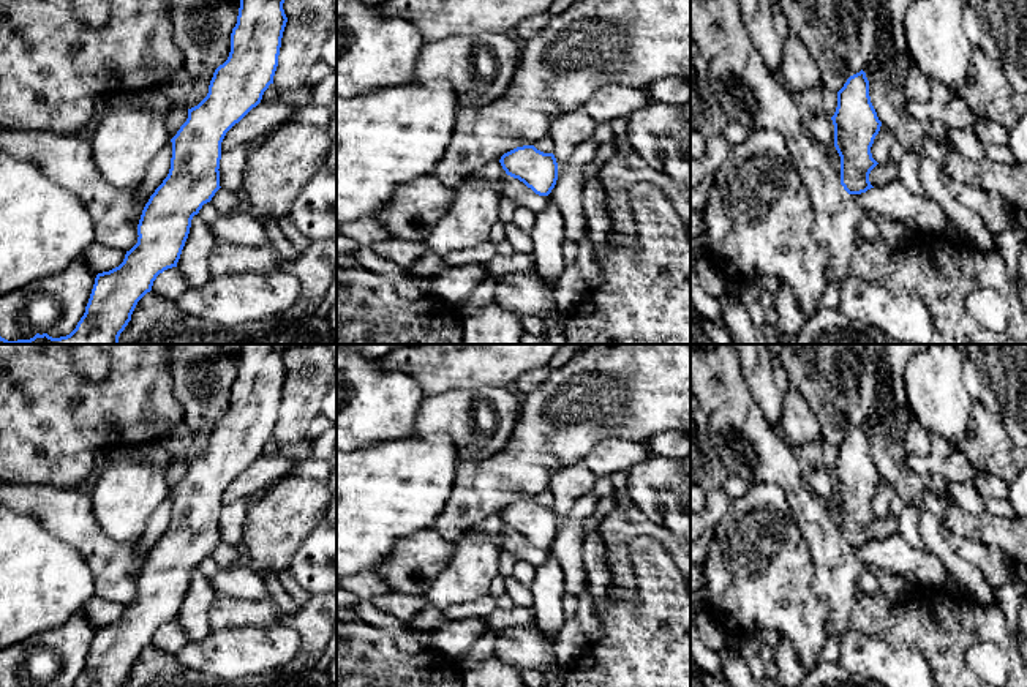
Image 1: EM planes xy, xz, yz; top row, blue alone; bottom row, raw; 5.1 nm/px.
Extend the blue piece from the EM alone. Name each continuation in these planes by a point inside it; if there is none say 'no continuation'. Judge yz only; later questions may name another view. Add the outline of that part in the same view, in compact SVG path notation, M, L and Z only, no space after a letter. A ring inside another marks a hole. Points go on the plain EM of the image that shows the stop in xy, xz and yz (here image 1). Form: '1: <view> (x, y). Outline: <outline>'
no continuation

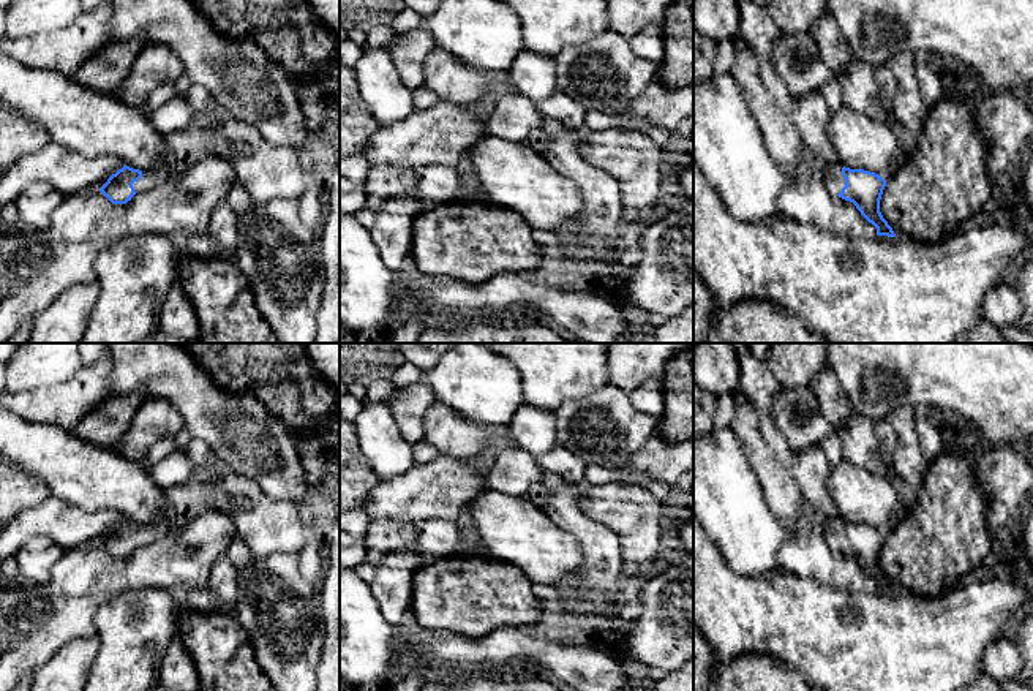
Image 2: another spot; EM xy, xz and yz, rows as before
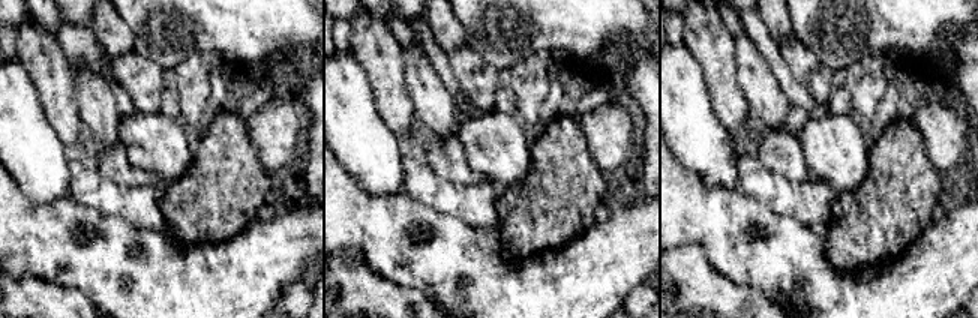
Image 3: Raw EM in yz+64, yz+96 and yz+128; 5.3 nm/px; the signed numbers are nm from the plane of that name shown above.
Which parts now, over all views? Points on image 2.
1: yz (831, 530). Outline: M817 519L815 527L820 530L823 539L832 547L839 549L845 541L845 533L842 530L842 519Z

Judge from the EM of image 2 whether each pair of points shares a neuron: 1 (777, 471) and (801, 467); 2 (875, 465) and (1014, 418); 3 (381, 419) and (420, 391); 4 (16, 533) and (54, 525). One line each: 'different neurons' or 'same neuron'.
1: different neurons
2: different neurons
3: different neurons
4: same neuron

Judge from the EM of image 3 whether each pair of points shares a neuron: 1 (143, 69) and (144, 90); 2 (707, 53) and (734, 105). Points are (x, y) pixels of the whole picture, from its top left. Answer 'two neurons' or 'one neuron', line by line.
1: one neuron
2: one neuron

